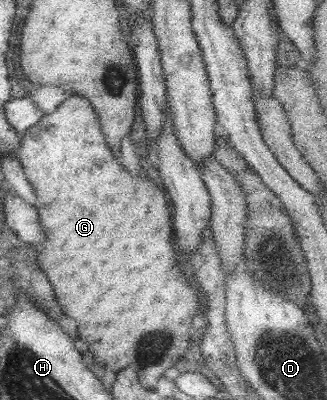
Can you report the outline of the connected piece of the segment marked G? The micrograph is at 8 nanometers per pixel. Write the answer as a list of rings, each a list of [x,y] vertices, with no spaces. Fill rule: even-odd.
[[[69,96],[64,99],[51,113],[43,114],[35,125],[28,127],[19,136],[18,148],[16,149],[17,161],[22,167],[30,188],[35,194],[34,208],[37,212],[39,227],[42,229],[43,239],[35,246],[36,264],[38,269],[43,271],[53,287],[55,301],[59,303],[61,311],[65,317],[73,319],[77,323],[77,337],[87,343],[89,353],[93,355],[95,363],[101,367],[107,367],[109,371],[119,371],[125,367],[131,367],[139,371],[142,367],[171,367],[175,359],[183,353],[189,341],[188,327],[191,319],[197,313],[199,298],[190,285],[190,278],[181,277],[181,268],[175,259],[175,249],[173,249],[174,236],[171,235],[171,214],[167,206],[167,197],[161,187],[148,180],[147,174],[131,177],[121,169],[113,153],[107,149],[103,134],[99,130],[99,123],[91,107],[91,104],[81,97]]]

